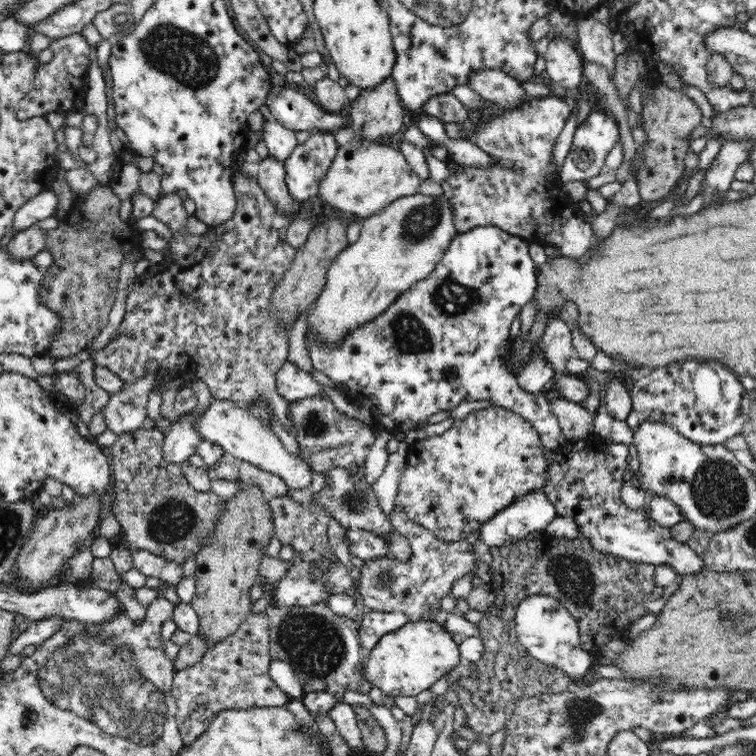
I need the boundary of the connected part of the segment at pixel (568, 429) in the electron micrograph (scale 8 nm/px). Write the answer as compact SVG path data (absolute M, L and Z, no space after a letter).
M553 391L546 394L552 413L560 423L566 443L582 440L594 431L593 415L582 405L565 399Z

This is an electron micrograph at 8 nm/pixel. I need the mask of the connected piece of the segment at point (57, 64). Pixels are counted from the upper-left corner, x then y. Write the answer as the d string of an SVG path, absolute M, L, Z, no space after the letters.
M81 33L53 39L49 45L53 57L49 63L38 64L32 80L32 90L27 92L17 106L19 120L27 121L34 117L44 117L47 112L65 115L81 107L89 69L89 45Z

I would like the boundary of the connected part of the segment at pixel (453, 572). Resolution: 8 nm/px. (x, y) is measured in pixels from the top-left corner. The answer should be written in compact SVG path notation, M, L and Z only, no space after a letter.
M394 505L390 519L397 532L408 539L411 555L405 561L387 556L363 560L357 584L362 604L367 611L403 612L412 622L434 622L432 610L441 608L442 598L449 596L453 584L460 577L464 578L466 574L475 576L479 556L474 553L473 544L466 539L445 541L436 538L430 530L412 521L400 505Z

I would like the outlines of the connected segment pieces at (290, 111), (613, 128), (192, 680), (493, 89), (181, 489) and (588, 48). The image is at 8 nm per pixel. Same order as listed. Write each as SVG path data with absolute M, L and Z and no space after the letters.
M272 85L265 104L271 110L274 120L293 131L319 128L336 133L348 127L350 121L346 111L328 113L323 110L311 97L304 95L302 87Z
M606 110L592 111L575 130L572 146L559 169L561 182L586 182L588 178L598 176L606 169L606 156L619 141L619 136L619 125L613 116Z
M266 612L250 613L236 632L208 648L199 662L175 671L171 692L177 703L176 719L184 745L196 742L223 709L286 708L290 697L269 675L270 643L269 616Z
M482 69L469 74L467 85L483 100L490 100L502 109L519 107L530 97L514 77L500 69Z
M142 428L122 433L109 448L114 466L114 488L111 489L112 515L121 526L122 540L130 547L138 548L161 556L168 562L184 564L188 558L194 558L204 540L214 530L216 520L224 510L220 496L210 492L198 493L184 478L181 467L168 463L162 455L162 446L166 435L157 428Z
M592 15L578 20L577 35L581 54L590 63L607 65L612 72L612 81L614 81L615 58L617 57L613 51L613 33L612 29L608 29Z

